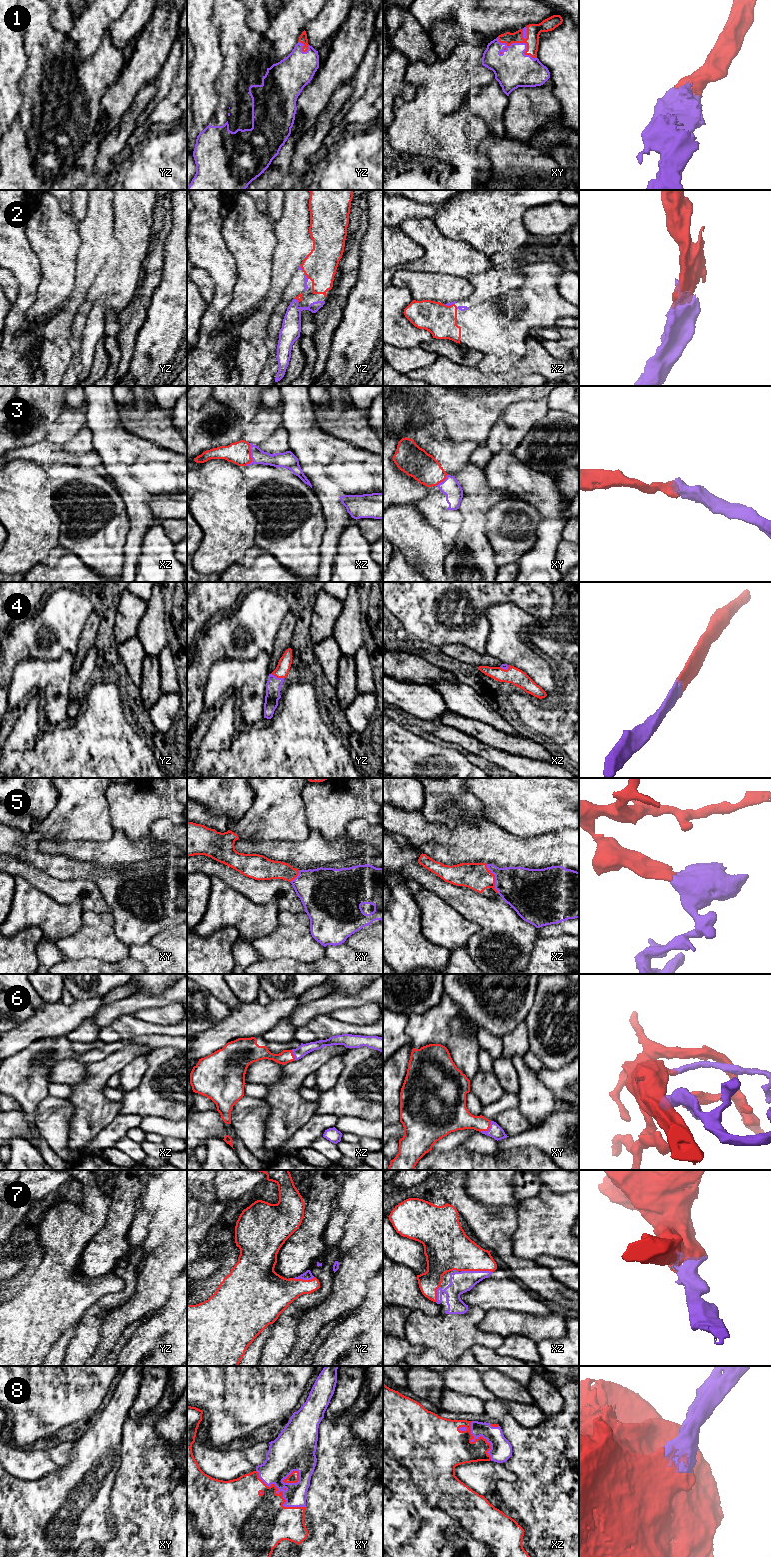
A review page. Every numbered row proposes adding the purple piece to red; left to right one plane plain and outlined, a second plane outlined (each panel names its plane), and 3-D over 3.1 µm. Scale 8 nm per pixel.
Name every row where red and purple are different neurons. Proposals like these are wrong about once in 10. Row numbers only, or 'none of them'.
none of them

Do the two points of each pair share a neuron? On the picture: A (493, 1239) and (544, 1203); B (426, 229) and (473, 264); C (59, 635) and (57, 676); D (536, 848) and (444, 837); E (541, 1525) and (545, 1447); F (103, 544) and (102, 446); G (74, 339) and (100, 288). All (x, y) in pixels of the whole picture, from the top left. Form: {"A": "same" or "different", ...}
{"A": "different", "B": "same", "C": "different", "D": "same", "E": "same", "F": "different", "G": "same"}

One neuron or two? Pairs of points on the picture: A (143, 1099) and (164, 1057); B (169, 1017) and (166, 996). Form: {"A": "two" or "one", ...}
{"A": "one", "B": "two"}

